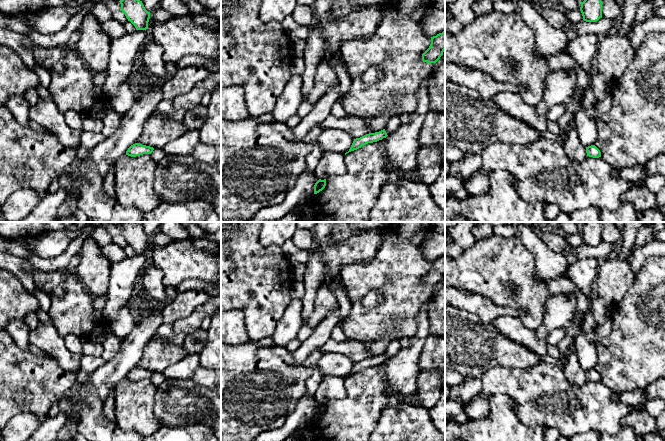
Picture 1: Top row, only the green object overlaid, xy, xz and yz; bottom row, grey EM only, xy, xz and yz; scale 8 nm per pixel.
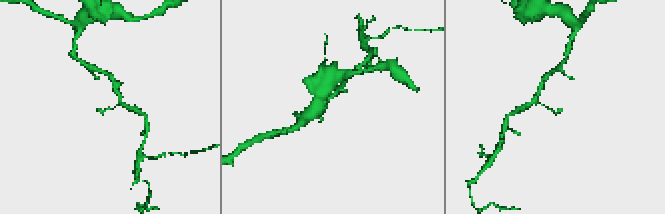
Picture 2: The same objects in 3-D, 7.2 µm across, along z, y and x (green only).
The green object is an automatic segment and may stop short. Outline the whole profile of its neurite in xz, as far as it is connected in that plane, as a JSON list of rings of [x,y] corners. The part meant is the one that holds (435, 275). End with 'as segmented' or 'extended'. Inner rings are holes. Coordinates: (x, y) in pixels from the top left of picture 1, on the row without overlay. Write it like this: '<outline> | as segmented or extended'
[[[445,254],[431,261],[429,272],[422,278],[422,285],[436,287],[445,275]]] | as segmented

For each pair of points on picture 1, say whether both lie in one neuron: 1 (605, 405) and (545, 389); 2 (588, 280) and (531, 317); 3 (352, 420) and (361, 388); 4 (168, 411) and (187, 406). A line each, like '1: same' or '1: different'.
1: same
2: different
3: same
4: same

